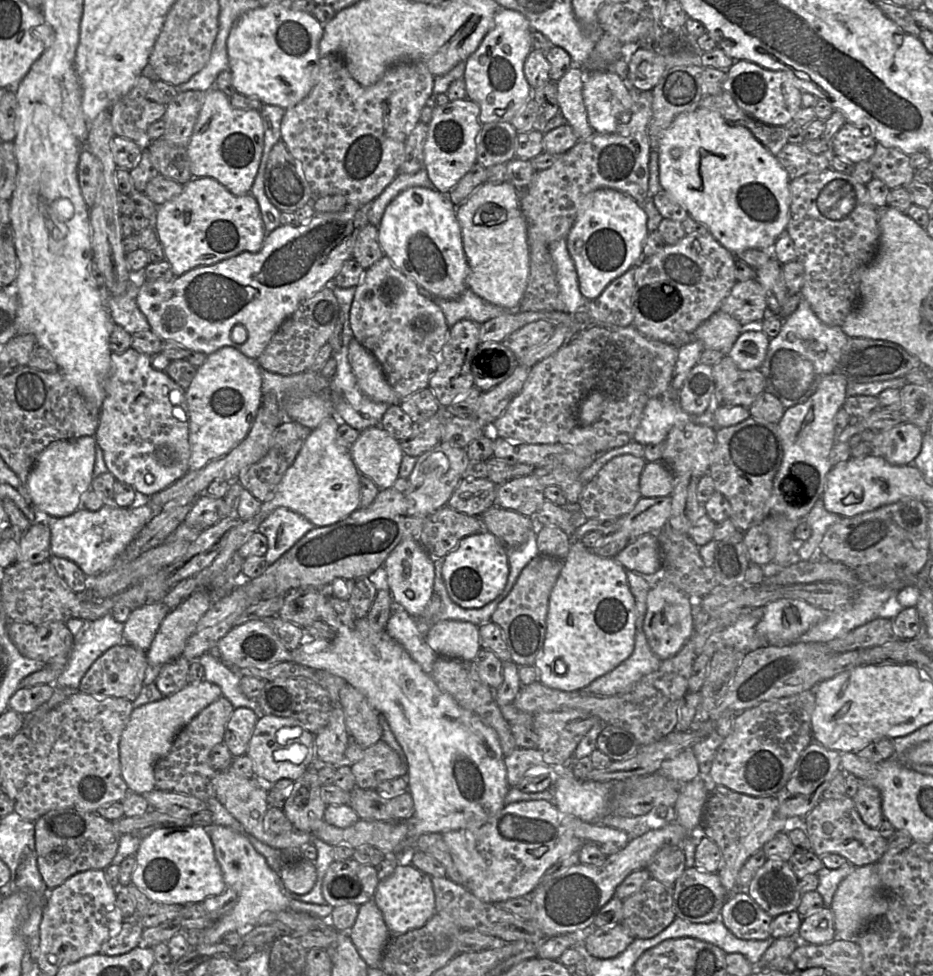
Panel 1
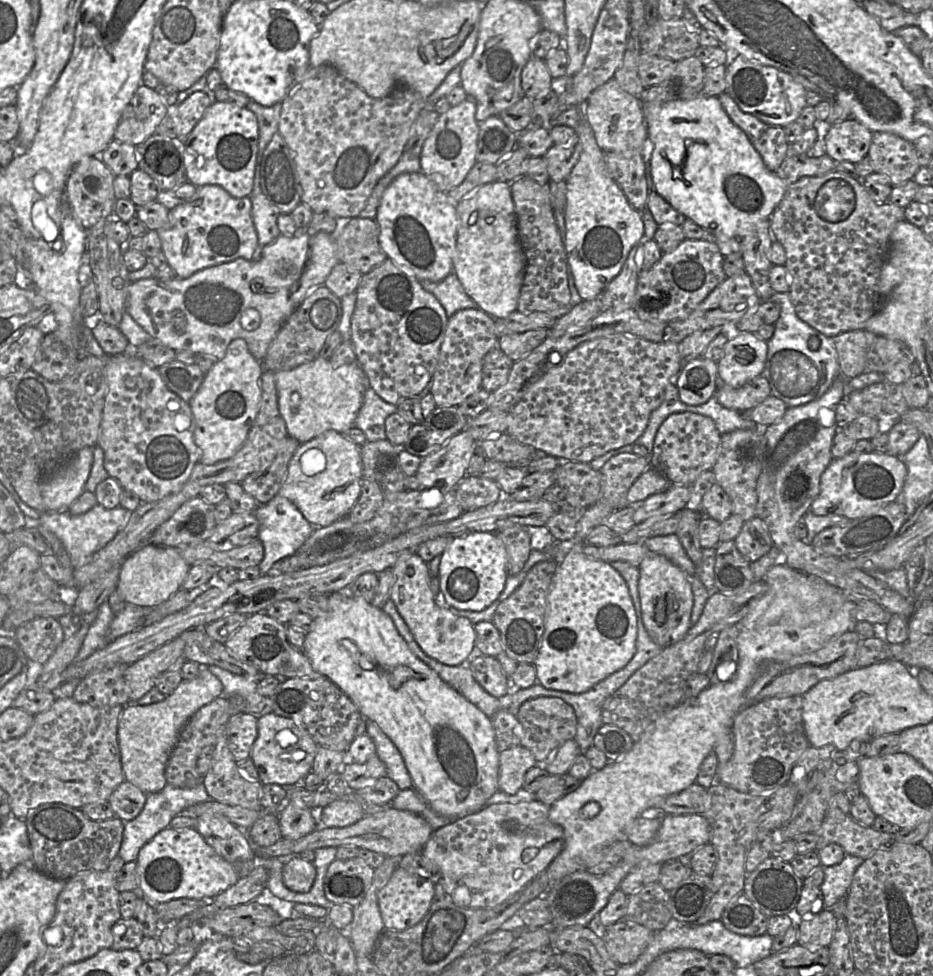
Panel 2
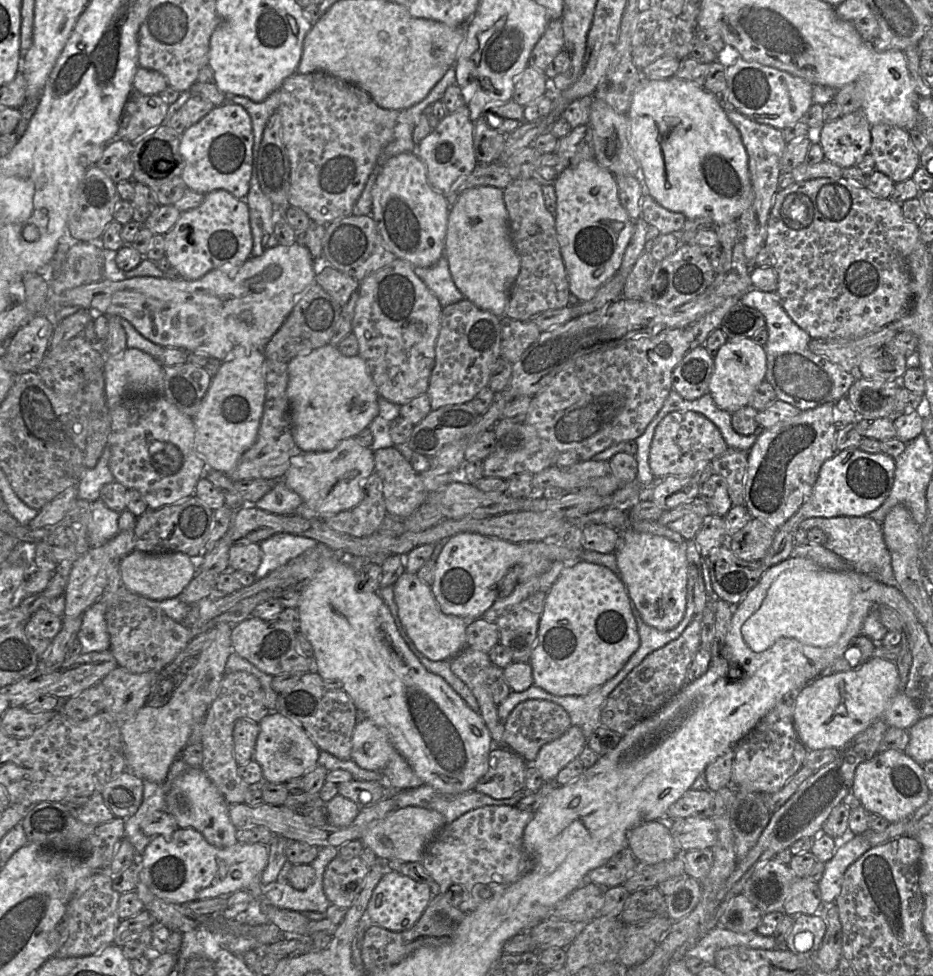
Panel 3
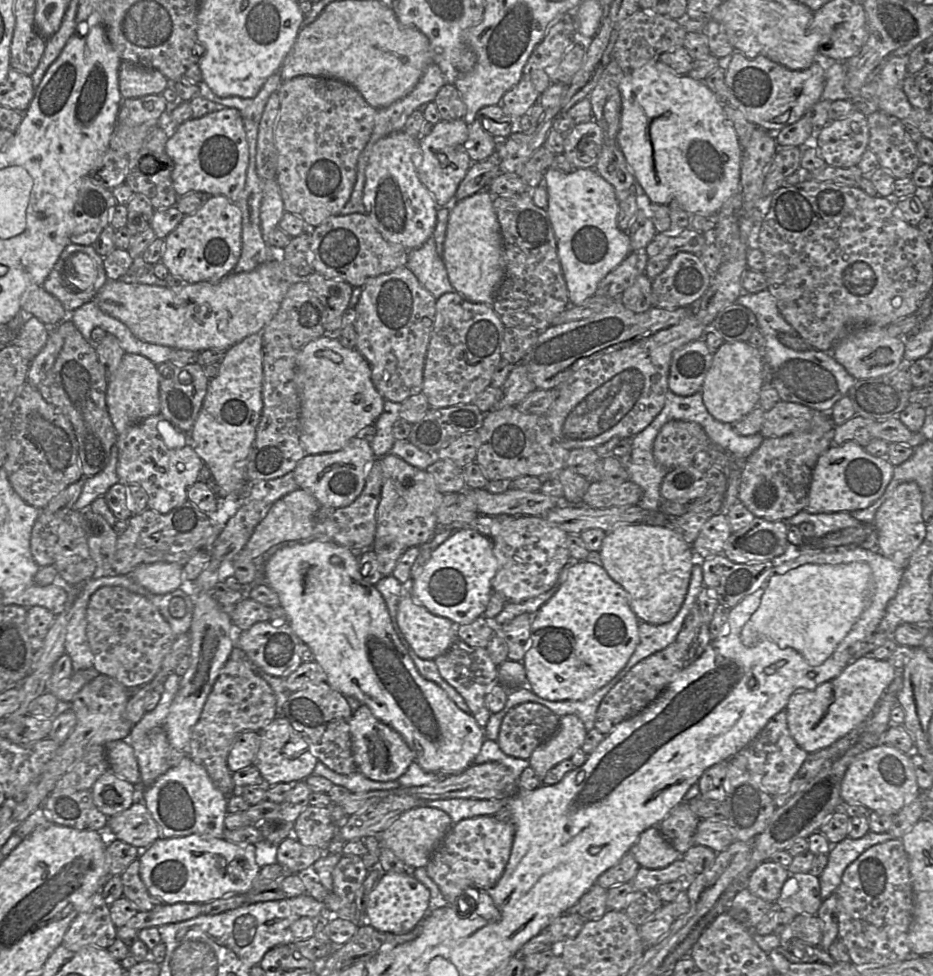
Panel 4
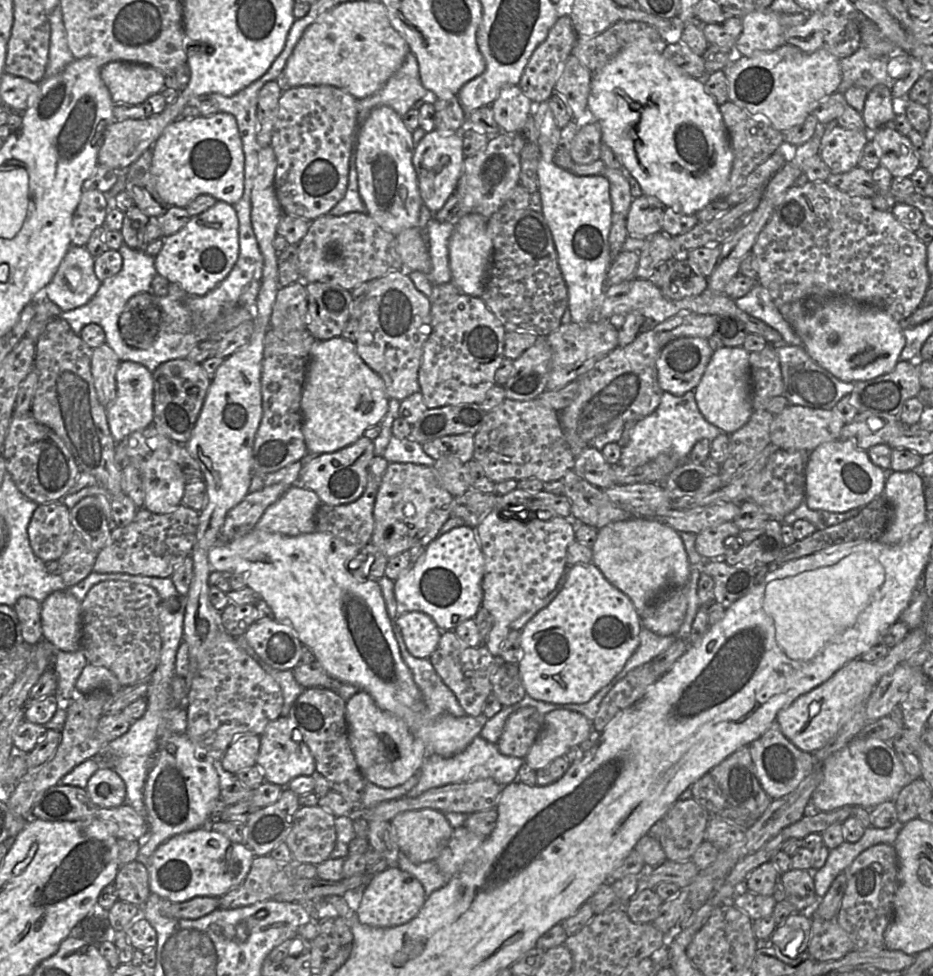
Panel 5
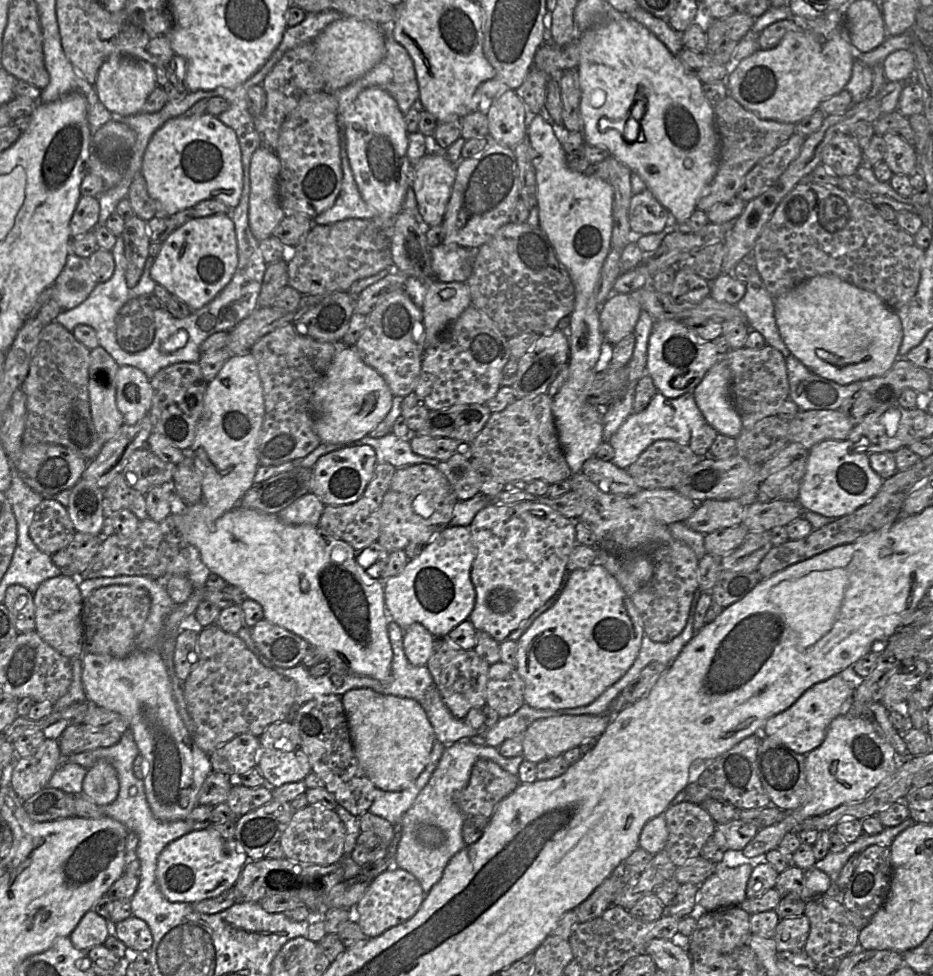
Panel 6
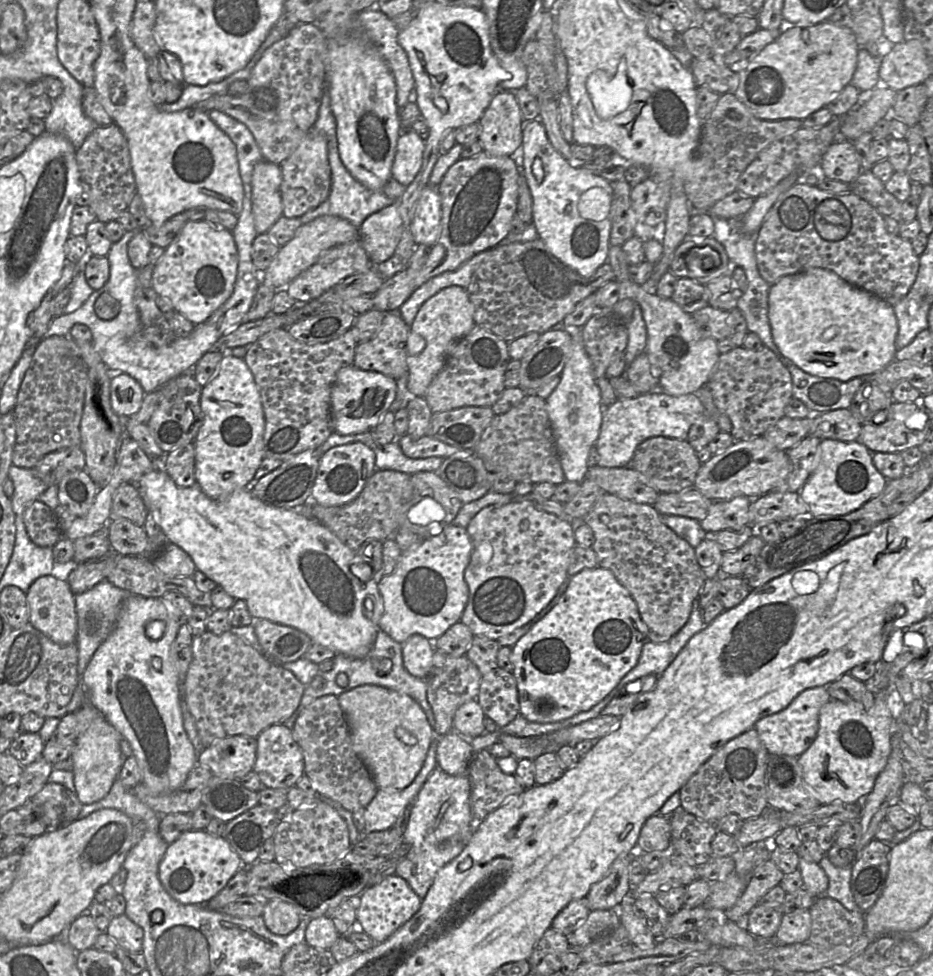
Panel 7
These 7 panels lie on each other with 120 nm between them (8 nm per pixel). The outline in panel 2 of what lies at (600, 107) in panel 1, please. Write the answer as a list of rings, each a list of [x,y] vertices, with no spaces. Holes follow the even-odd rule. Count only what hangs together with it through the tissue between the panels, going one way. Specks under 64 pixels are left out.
[[[614,78],[589,95],[584,103],[584,119],[592,128],[597,145],[604,152],[641,151],[648,137],[640,100],[624,91]]]

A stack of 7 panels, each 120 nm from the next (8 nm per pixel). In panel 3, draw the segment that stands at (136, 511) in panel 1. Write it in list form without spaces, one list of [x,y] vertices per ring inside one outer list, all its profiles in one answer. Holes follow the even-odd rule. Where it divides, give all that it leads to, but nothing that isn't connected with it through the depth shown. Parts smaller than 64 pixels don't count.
[[[100,499],[91,503],[91,519],[88,526],[91,547],[103,545],[119,532],[119,514],[108,508]]]

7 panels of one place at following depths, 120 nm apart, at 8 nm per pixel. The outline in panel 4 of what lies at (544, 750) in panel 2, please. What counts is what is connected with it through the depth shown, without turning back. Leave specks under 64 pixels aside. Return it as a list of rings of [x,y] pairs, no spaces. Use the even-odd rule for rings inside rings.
[[[519,704],[504,716],[497,743],[508,756],[529,760],[535,748],[556,733],[559,722],[560,717],[541,704]]]

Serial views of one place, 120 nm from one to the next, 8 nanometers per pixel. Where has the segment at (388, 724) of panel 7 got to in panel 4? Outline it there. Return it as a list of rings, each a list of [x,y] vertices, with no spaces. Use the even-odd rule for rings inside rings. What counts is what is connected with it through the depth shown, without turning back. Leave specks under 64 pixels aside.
[[[364,704],[352,714],[350,736],[356,768],[371,780],[395,781],[415,761],[415,754],[403,737],[392,727],[378,720]]]

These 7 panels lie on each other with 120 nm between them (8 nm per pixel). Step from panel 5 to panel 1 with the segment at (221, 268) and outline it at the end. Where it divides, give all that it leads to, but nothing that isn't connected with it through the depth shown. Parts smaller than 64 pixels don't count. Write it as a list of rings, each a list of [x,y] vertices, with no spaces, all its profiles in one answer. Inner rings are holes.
[[[210,177],[191,178],[178,196],[159,205],[153,226],[175,277],[242,252],[257,253],[267,236],[259,205],[252,194],[235,196]]]

